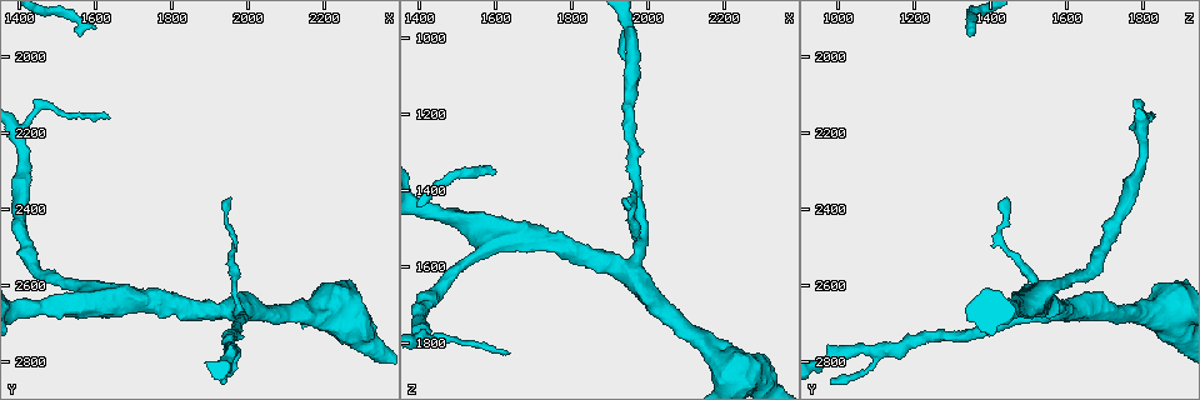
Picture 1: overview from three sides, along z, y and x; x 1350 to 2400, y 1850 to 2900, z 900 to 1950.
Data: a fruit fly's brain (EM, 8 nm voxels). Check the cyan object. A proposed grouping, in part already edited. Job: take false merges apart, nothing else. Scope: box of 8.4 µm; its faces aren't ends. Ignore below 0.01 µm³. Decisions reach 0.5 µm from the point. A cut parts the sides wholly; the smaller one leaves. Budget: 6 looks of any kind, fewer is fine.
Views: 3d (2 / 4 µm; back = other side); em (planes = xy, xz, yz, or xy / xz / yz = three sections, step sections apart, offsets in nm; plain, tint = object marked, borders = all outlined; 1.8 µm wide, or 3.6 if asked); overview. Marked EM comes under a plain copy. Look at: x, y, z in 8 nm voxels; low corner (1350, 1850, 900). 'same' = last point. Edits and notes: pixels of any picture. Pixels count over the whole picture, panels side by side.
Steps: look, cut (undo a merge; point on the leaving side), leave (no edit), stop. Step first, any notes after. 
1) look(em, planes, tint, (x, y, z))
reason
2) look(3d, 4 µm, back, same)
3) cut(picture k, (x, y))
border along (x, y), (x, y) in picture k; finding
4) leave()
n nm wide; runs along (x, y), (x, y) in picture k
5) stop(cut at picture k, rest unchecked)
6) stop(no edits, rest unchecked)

look(em, xz, step 4, tint, (1970, 2625, 1530))
thin neck

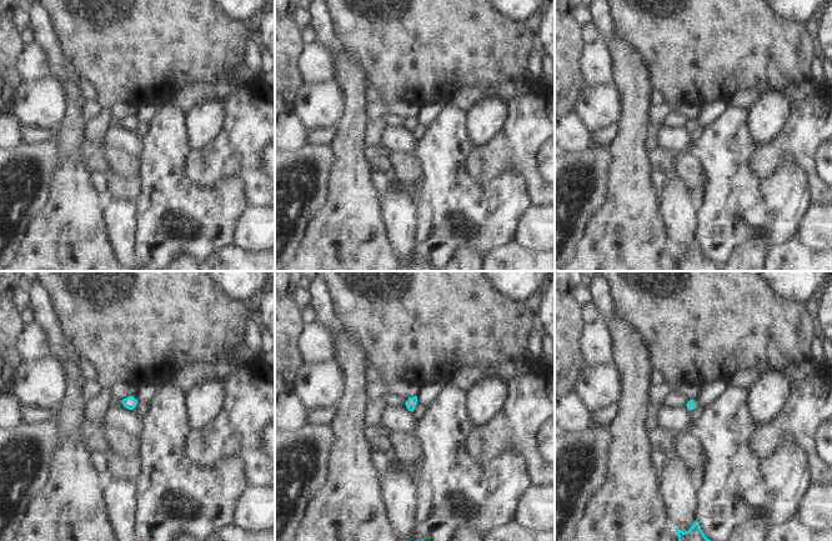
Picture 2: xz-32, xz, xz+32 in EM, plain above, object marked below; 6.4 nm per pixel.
look(em, planes, tint, same)
cut it another way

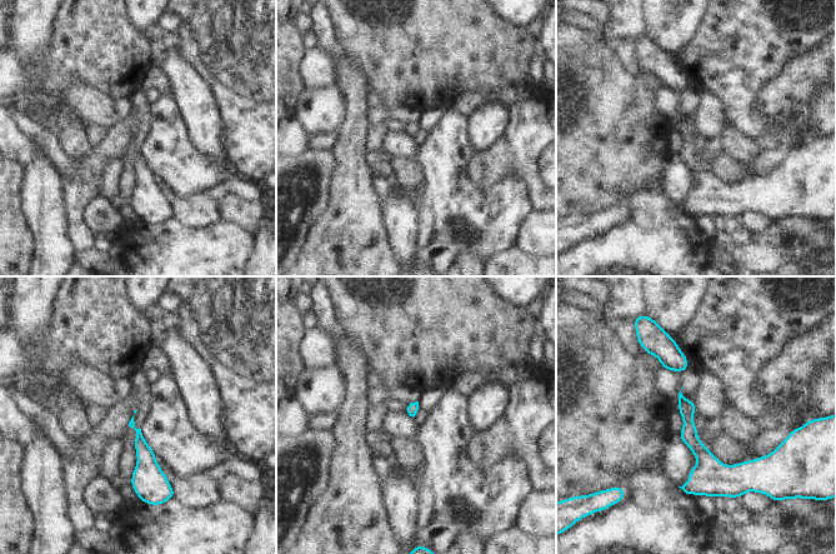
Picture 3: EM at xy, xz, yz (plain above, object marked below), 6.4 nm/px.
leave()
runs along (681, 399), (702, 492) in picture 3; all the same neuron

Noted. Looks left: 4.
look(em, 3.6 µm, planes, tint, (1960, 2770, 1095))
branch point

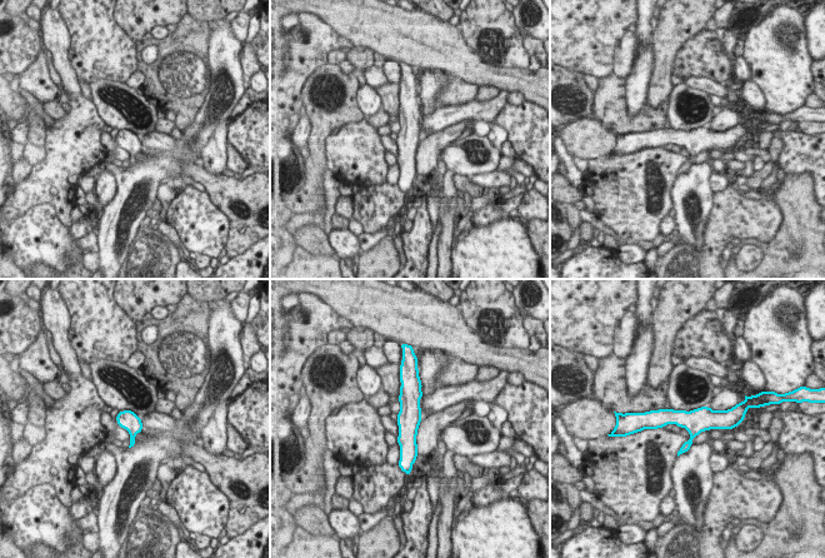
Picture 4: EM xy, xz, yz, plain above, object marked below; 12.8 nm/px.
leave()
runs along (409, 383), (409, 451), (411, 456) in picture 4; one neuron here

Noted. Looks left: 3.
look(em, yz, step 4, borders, (1465, 2120, 1790))
abrupt turn

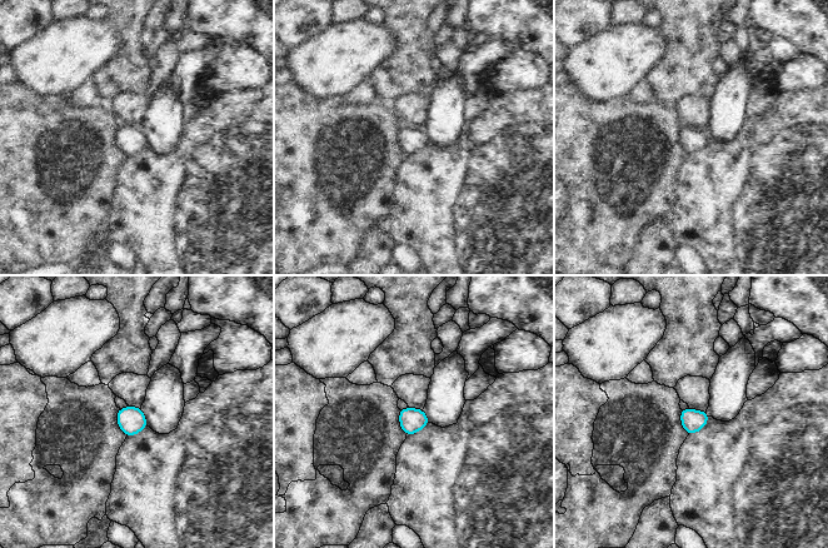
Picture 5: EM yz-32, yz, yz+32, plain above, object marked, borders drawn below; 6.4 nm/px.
leave()
continuous, no second neuron

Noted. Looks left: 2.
stop(no edits, rest unchecked)

